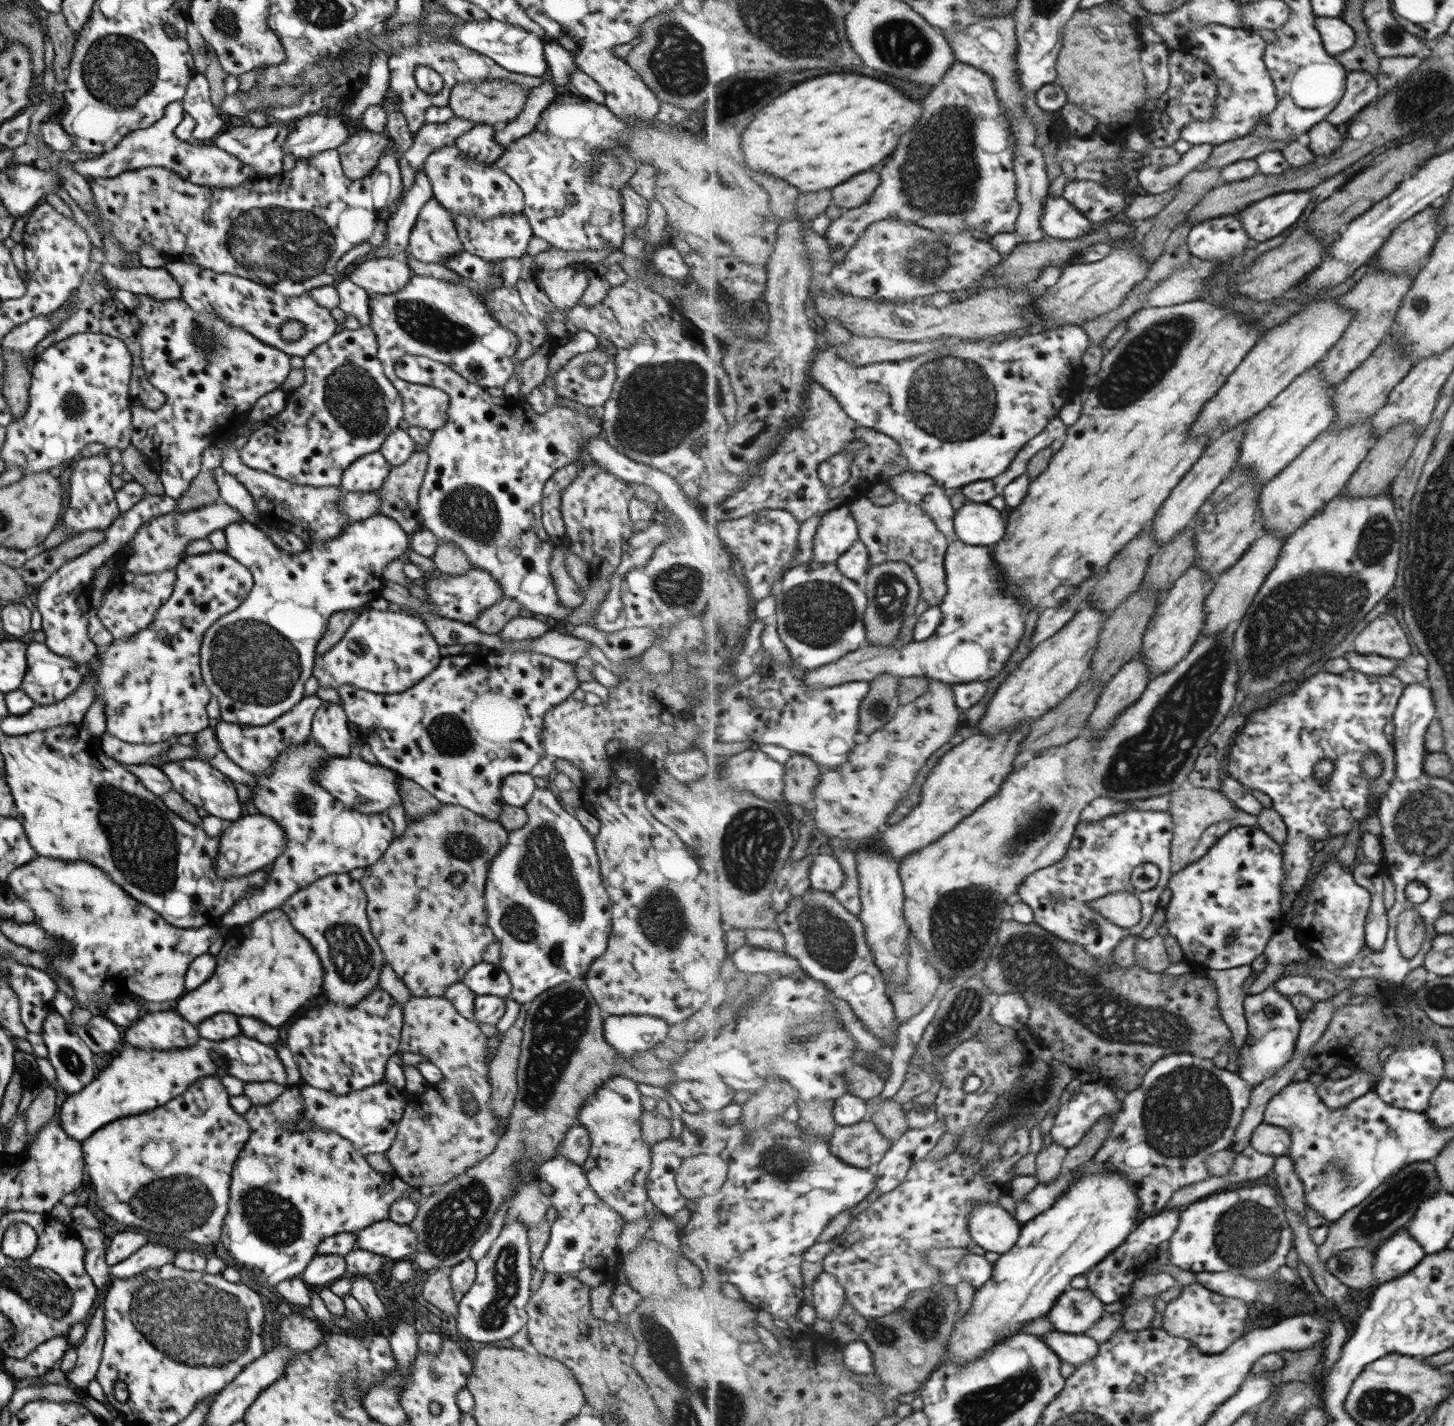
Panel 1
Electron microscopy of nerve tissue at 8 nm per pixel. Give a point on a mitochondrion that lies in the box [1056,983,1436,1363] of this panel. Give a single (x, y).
(1186, 1111)

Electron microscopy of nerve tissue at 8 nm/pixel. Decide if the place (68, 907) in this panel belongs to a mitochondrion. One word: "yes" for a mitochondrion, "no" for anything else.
yes

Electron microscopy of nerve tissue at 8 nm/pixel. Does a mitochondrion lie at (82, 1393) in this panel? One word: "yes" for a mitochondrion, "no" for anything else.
no

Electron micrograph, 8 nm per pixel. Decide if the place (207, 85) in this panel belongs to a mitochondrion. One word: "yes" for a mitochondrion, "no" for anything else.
no

